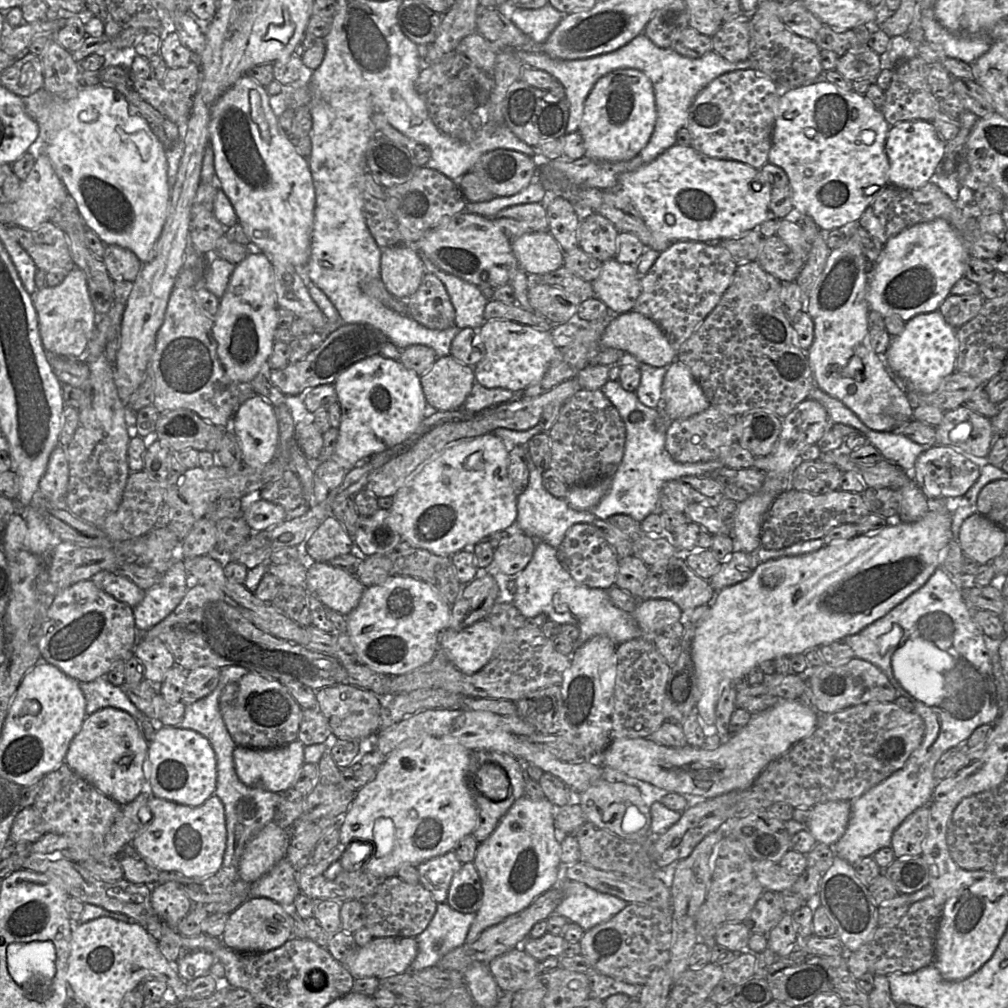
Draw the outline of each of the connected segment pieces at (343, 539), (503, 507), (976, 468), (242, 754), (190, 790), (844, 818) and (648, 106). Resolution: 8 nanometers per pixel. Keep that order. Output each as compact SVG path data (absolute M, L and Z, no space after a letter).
M333 516L327 517L311 534L306 544L309 561L326 562L351 552L353 539Z
M493 433L462 441L446 448L427 462L392 497L390 509L402 541L435 555L451 557L475 546L493 533L512 527L517 518L517 497L508 477L510 447Z
M936 444L918 456L911 475L927 499L946 499L965 495L980 473L981 466L960 450Z
M298 740L274 749L254 749L237 745L233 751L237 776L247 786L260 786L270 792L284 792L293 787L305 763L304 747Z
M162 726L149 742L151 796L182 805L201 806L215 795L217 784L217 761L210 741L201 733L186 728Z
M850 801L819 803L811 808L807 829L817 843L833 847L845 833L850 814Z
M618 69L597 80L588 94L579 125L587 157L607 161L634 158L648 143L655 126L655 95L650 79L637 69Z

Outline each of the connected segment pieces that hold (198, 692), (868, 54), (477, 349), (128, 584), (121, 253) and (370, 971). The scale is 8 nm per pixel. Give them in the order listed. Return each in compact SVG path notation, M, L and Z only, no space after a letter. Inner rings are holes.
M203 666L187 672L181 701L189 705L209 695L218 685L220 669Z
M861 45L838 57L835 70L851 81L875 78L882 70L881 56L867 45Z
M460 329L452 341L450 356L471 367L479 363L484 357L484 345L479 329Z
M114 571L98 572L91 580L101 590L132 608L139 604L145 595L145 590L141 589L129 578Z
M107 245L103 262L113 281L133 283L143 263L129 249L118 245Z
M415 937L374 938L343 964L354 979L386 978L404 973L417 955Z

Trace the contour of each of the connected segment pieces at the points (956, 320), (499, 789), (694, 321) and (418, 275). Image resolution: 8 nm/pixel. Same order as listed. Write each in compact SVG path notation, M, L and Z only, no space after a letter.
M979 294L970 295L949 295L939 306L940 312L946 322L958 329L981 310L985 303L985 298Z
M485 763L474 777L477 789L493 801L501 801L509 794L510 781L505 770L498 764Z
M682 240L662 251L641 279L641 293L632 310L657 323L672 348L678 352L707 315L719 303L732 282L737 263L731 254L715 242Z
M394 246L382 249L380 278L394 297L410 298L419 288L426 273L415 247Z

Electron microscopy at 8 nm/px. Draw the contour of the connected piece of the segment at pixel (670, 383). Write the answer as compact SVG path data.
M679 360L670 364L662 385L663 411L673 421L703 412L711 406L688 367Z

